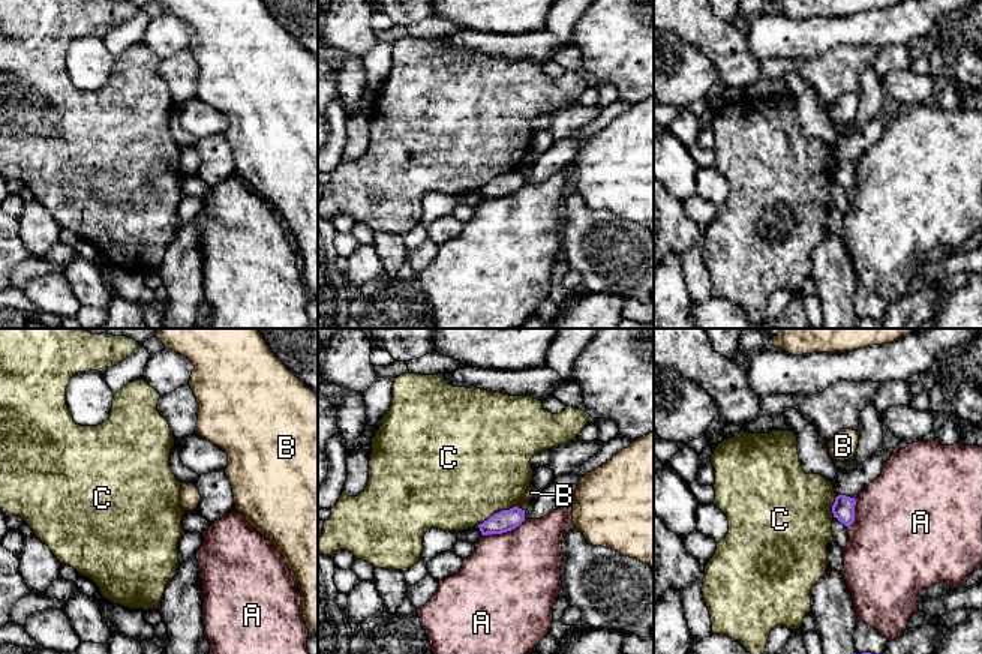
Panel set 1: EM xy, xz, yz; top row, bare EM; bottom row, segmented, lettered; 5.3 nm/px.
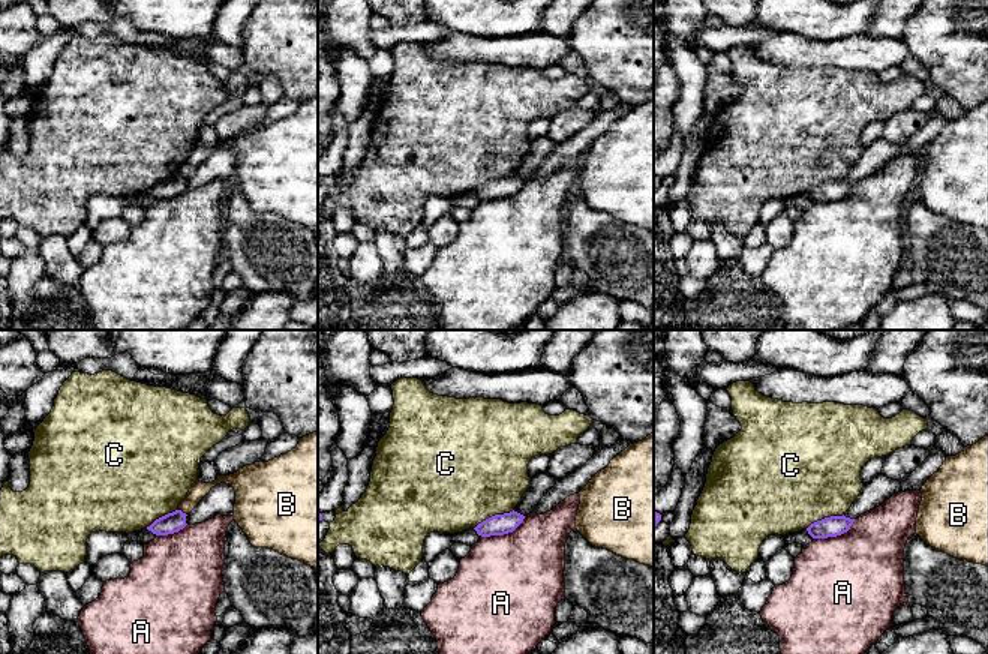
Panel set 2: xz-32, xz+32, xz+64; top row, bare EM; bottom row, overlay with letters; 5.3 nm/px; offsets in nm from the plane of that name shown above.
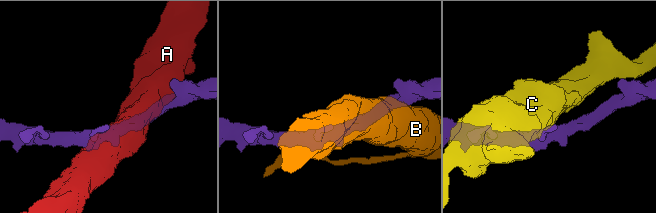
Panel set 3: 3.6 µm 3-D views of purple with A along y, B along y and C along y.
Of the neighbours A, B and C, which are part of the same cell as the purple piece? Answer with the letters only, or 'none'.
none

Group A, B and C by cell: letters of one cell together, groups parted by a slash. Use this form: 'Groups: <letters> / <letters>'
Groups: A / B / C

